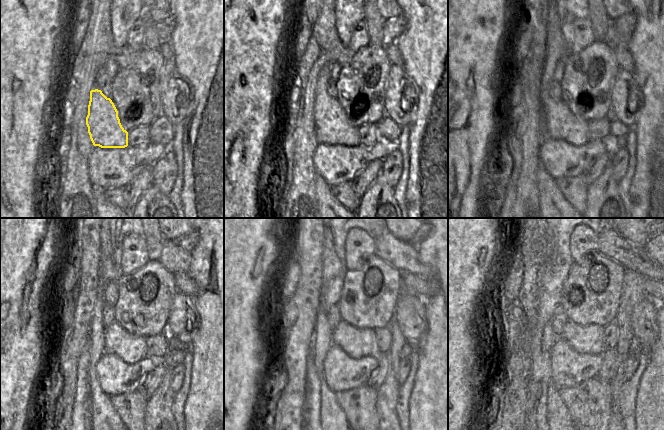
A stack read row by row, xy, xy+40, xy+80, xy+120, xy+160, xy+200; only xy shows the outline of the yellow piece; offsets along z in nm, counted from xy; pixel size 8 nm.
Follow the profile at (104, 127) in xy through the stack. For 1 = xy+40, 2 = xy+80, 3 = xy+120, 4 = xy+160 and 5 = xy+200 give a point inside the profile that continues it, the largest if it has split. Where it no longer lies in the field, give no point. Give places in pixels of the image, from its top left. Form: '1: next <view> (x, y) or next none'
1: next xy+40 (330, 124)
2: next xy+80 (560, 124)
3: next xy+120 (131, 349)
4: next xy+160 (357, 342)
5: next xy+200 (589, 339)

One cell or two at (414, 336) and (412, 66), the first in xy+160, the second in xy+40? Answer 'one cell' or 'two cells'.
two cells

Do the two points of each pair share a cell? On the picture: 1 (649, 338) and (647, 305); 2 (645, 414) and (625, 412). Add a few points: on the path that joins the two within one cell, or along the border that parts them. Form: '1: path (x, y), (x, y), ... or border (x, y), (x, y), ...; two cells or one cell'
1: path (648, 330), (647, 313); one cell
2: border (638, 390), (634, 419); two cells

